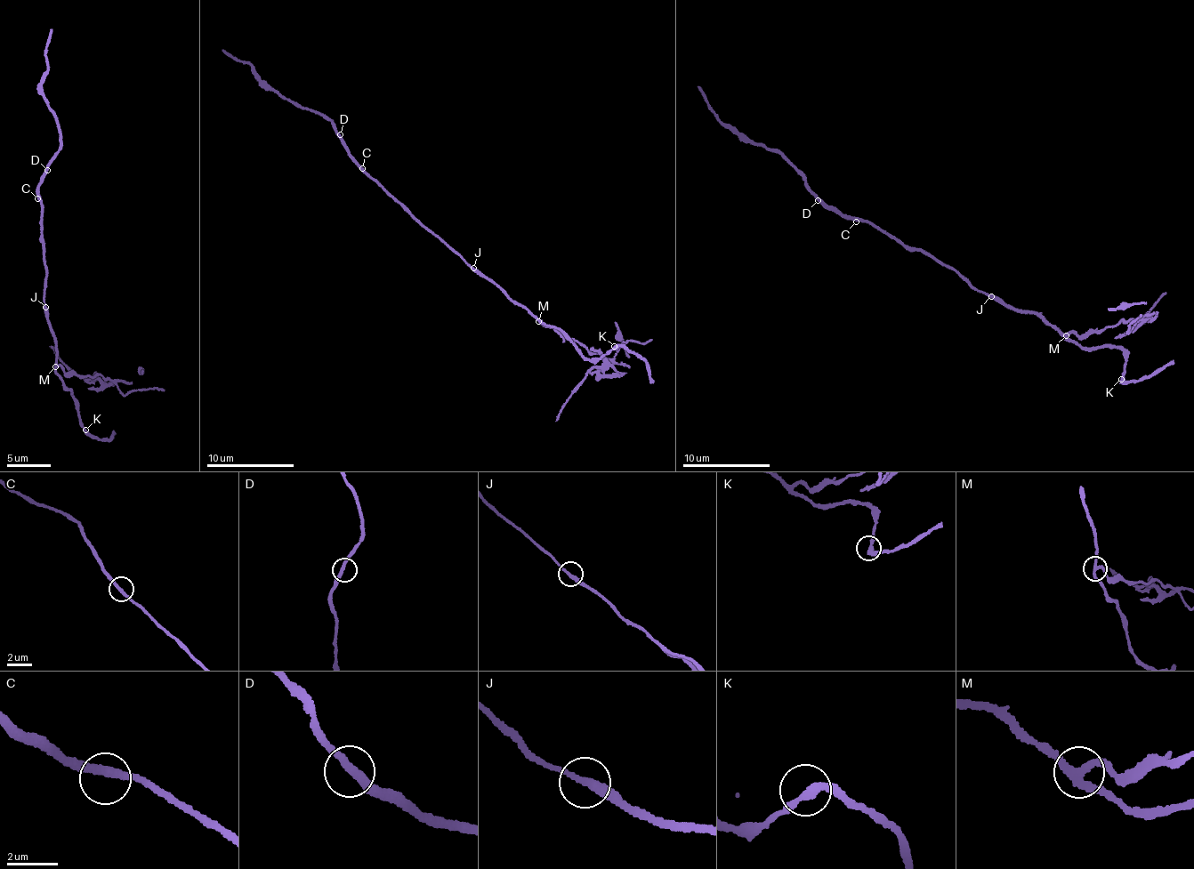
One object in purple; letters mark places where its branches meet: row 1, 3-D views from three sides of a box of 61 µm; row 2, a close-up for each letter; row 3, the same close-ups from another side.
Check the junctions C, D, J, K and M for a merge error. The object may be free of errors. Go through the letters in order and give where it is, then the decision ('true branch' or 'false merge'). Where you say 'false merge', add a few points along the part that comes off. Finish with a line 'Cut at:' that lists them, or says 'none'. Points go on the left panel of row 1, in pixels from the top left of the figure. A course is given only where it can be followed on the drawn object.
C: (37, 198) | true branch
D: (47, 170) | true branch
J: (45, 307) | true branch
K: (85, 430) | true branch
M: (55, 366) | false merge | (56, 366), (73, 375), (96, 374), (111, 382), (85, 378), (64, 364), (50, 347)
Cut at: M

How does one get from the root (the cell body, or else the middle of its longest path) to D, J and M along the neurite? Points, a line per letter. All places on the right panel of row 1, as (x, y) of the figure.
D: (947, 266), (863, 221), (823, 207), (818, 200)
J: (947, 266), (991, 296)
M: (947, 266), (980, 290), (993, 294), (1020, 312), (1032, 312), (1067, 334)

